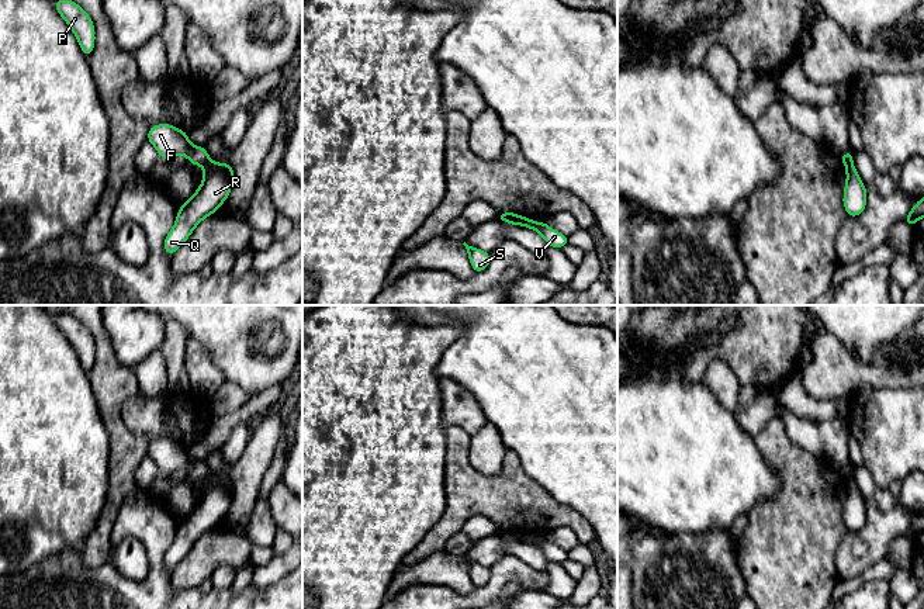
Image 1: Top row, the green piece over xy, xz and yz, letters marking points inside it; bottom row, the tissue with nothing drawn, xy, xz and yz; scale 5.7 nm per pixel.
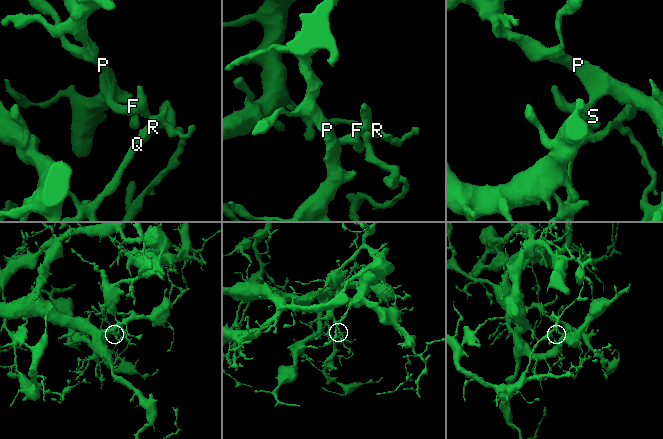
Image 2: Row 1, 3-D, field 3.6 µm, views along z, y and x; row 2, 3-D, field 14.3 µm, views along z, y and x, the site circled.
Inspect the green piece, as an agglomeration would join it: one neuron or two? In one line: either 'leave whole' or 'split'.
split

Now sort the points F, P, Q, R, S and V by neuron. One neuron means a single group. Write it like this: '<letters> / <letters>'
F P S / Q R V

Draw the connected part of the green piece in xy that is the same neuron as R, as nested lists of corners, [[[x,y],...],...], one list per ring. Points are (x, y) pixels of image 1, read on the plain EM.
[[[208,477],[198,505],[179,523],[176,537],[163,556],[165,567],[172,571],[193,549],[195,541],[228,513],[233,499],[231,478]]]

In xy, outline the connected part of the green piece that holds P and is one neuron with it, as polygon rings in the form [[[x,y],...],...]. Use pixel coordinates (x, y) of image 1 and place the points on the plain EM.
[[[68,314],[53,316],[53,322],[73,346],[83,368],[90,373],[96,356],[94,339],[90,331],[79,319]]]

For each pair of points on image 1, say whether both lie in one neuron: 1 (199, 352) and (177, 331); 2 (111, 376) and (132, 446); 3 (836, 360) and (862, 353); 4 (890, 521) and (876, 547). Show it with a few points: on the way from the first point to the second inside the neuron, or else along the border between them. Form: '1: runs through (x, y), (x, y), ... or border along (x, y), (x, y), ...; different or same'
1: border along (189, 334), (184, 355), (184, 370), (187, 374); different
2: runs through (111, 393), (111, 417), (117, 429); same
3: border along (829, 334), (862, 362), (885, 345); different
4: runs through (883, 528), (876, 535), (876, 540); same

